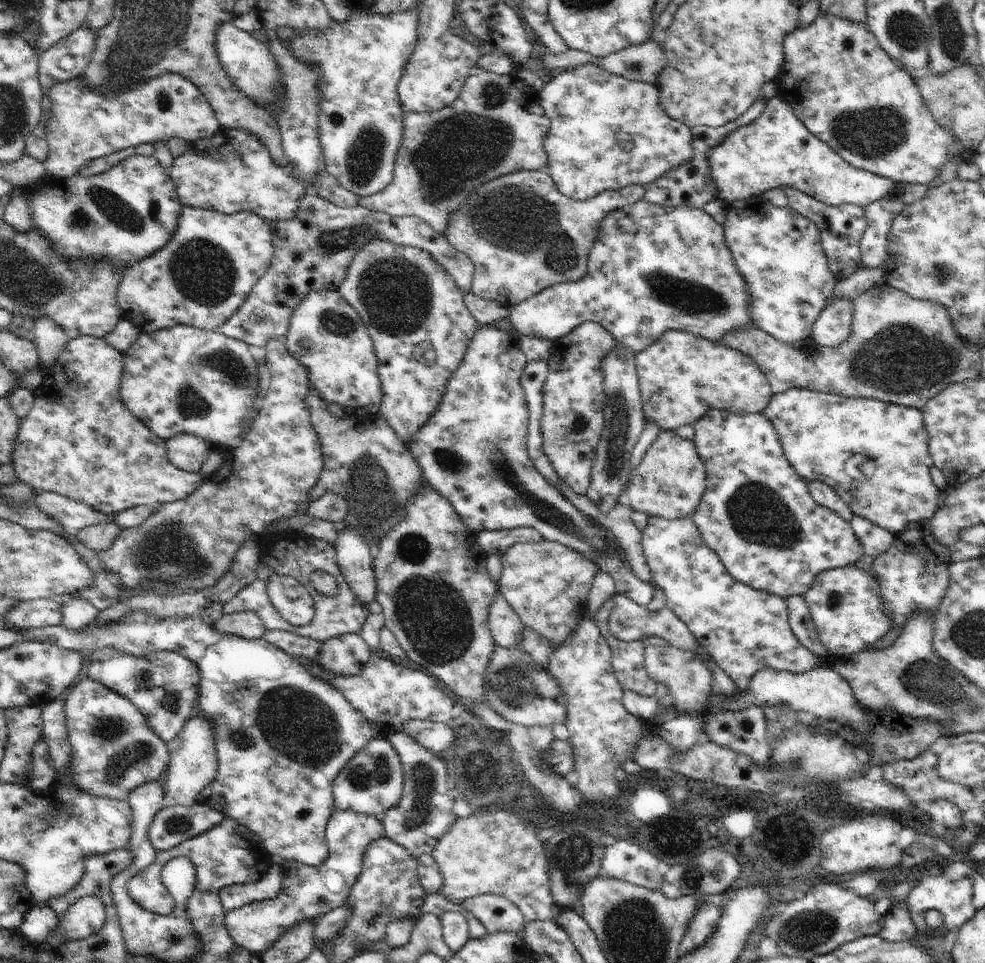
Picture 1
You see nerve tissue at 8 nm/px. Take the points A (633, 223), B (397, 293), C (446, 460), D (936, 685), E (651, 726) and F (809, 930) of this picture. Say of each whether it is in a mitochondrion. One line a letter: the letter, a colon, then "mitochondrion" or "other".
A: other
B: mitochondrion
C: mitochondrion
D: mitochondrion
E: other
F: mitochondrion

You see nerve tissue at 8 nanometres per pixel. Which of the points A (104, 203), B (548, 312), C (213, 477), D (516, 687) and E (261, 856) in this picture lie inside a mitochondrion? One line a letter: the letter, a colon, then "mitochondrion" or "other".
A: mitochondrion
B: other
C: other
D: mitochondrion
E: other

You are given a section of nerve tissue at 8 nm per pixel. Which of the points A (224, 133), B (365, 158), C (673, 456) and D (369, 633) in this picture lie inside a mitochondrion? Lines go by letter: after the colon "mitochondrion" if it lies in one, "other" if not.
A: other
B: mitochondrion
C: other
D: other

